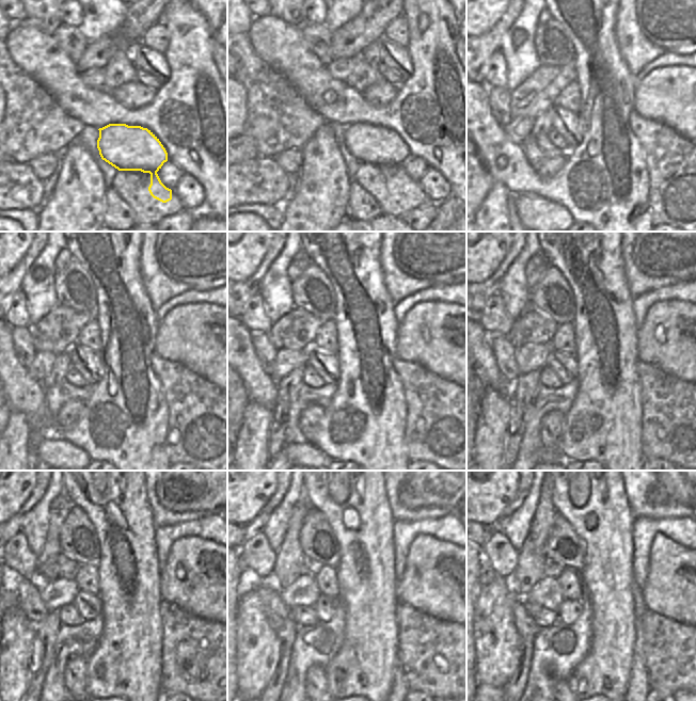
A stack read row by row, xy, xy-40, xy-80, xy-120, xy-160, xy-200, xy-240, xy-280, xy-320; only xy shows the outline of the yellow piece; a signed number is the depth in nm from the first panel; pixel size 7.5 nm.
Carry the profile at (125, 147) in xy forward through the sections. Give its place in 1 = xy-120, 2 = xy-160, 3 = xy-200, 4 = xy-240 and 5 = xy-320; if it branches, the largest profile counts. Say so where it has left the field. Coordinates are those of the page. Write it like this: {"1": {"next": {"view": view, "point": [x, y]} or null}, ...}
{"1": {"next": {"view": "xy-120", "point": [144, 430]}}, "2": {"next": {"view": "xy-160", "point": [381, 435]}}, "3": {"next": {"view": "xy-200", "point": [619, 441]}}, "4": {"next": {"view": "xy-240", "point": [140, 681]}}, "5": {"next": {"view": "xy-320", "point": [608, 673]}}}

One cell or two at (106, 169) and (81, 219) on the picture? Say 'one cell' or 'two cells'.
two cells

